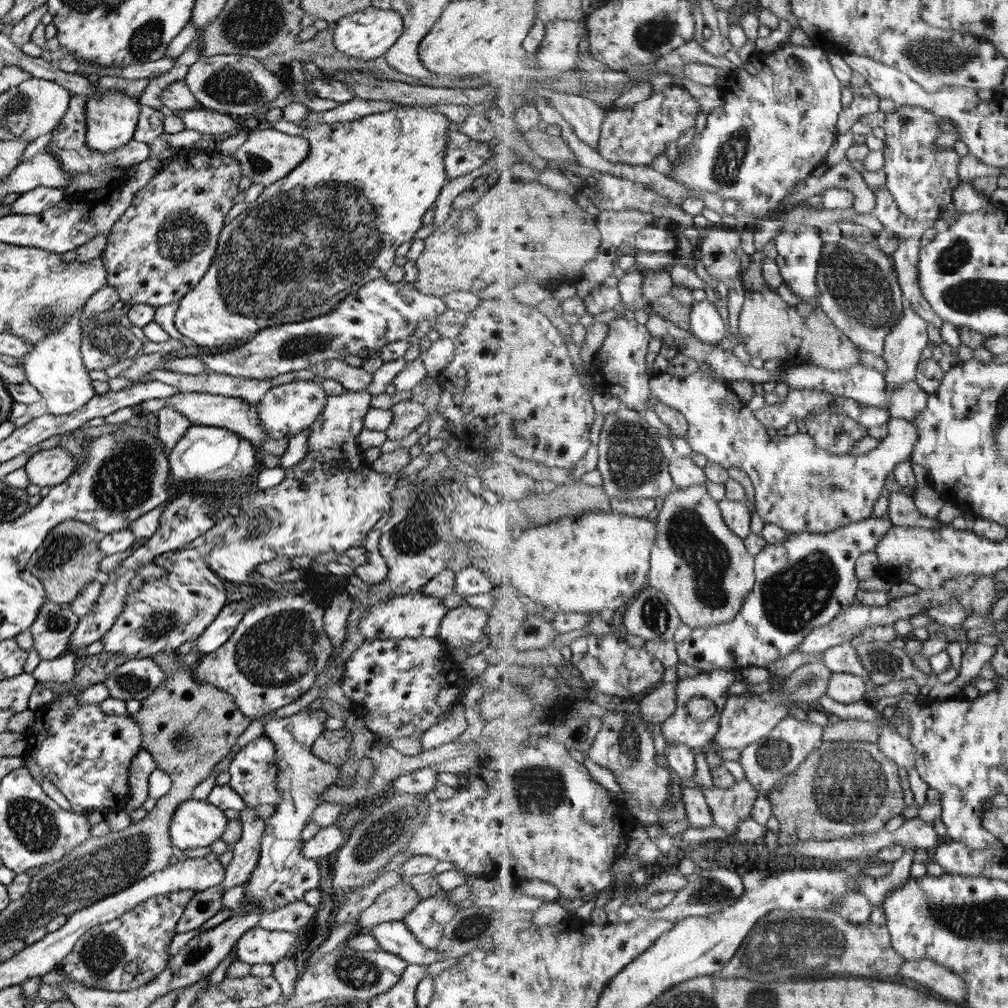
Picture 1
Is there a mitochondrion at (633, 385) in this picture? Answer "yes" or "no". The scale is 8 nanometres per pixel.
no

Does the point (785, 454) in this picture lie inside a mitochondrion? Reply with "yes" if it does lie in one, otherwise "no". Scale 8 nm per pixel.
no

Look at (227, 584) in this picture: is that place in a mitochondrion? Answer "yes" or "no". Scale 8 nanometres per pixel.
no

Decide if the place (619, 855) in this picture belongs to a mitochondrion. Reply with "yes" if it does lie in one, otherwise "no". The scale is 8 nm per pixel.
no

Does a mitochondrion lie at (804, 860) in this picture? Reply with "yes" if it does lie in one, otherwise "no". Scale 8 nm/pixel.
no

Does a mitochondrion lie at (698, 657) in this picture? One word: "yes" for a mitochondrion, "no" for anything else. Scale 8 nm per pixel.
no

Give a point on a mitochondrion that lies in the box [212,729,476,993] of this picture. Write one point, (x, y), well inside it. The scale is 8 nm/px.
(386, 830)

